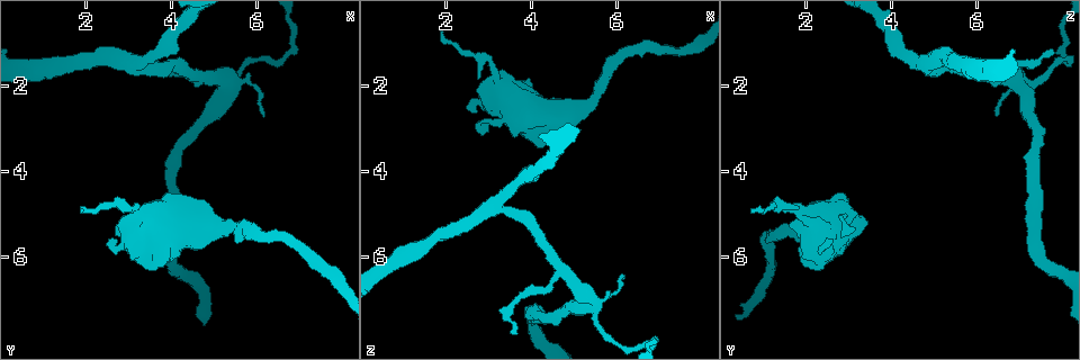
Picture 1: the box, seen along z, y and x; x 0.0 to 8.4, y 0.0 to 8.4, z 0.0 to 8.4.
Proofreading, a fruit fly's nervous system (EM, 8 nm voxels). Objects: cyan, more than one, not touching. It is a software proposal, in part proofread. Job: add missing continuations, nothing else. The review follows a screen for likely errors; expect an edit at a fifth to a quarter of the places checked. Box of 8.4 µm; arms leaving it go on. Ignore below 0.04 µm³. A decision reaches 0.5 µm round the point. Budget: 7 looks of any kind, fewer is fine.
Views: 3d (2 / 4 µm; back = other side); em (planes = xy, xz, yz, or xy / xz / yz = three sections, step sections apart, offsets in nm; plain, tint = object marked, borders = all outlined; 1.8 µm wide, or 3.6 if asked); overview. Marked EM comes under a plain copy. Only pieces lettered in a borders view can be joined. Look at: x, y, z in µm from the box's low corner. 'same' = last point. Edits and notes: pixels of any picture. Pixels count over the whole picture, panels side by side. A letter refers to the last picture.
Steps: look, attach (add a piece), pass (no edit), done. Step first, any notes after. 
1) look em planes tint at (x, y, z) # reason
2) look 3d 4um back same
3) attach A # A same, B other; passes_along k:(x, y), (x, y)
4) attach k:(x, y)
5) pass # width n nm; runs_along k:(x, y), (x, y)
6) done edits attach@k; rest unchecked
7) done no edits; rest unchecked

look 3d 4um at (1.90, 4.90, 0.75)

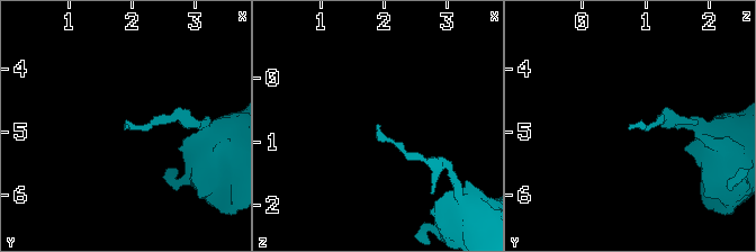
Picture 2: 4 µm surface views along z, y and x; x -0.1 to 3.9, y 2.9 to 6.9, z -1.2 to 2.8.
look em planes tint at (1.95, 4.90, 0.75) # now the EM

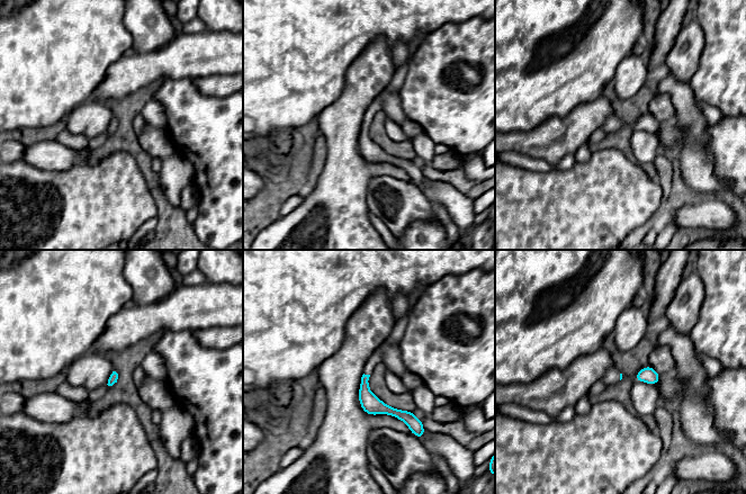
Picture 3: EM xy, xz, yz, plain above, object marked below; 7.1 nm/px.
look em planes borders same # see the neighbours

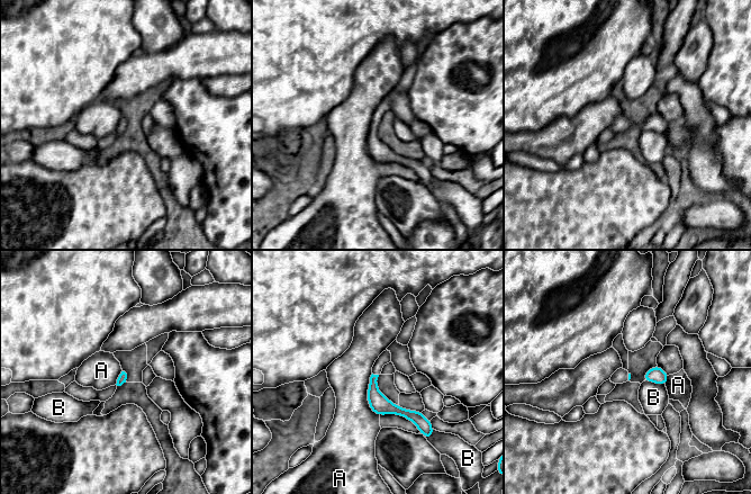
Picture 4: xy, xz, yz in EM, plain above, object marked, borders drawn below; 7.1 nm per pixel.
pass # A other, B other; runs_along 4:(373, 377), (373, 393), (422, 427); no lettered piece goes on from it

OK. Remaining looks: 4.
look 3d 4um at (3.15, 1.50, 4.85) # arms part here

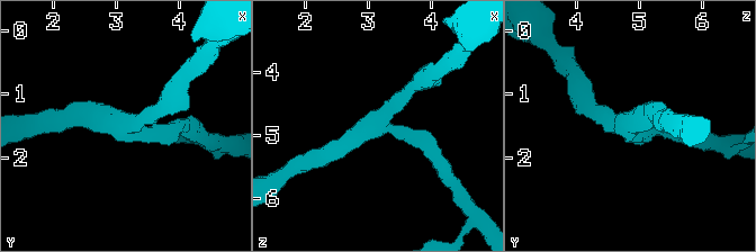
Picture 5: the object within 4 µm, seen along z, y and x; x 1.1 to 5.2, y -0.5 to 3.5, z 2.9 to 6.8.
look em xz step 4 tint at (3.20, 1.55, 4.90)

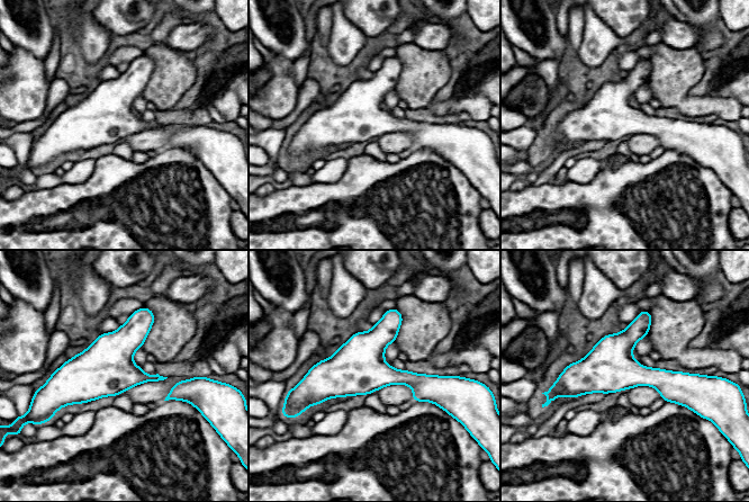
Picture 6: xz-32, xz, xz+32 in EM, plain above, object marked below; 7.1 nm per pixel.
look em xz step 4 borders same # what lies round it

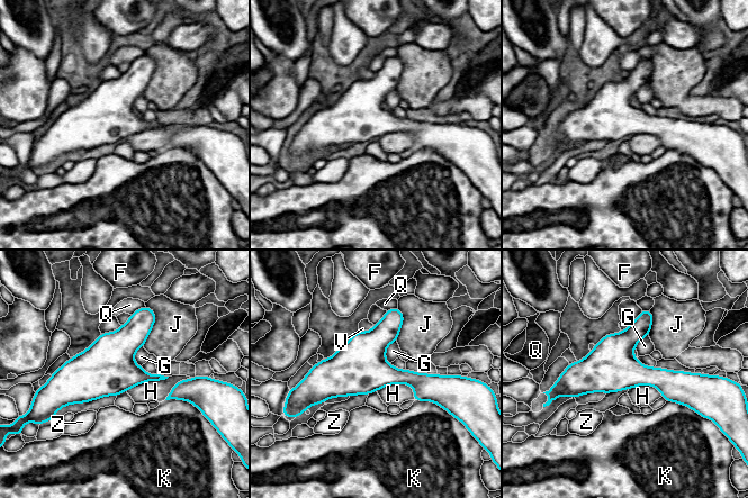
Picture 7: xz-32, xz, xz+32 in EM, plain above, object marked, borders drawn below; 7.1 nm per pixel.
pass # F other, G other, H other, J other, K other, Q other, V other, Z other; border 7:(376, 390), (407, 383), (414, 399); no lettered piece goes on from it

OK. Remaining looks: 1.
done no edits; rest unchecked

